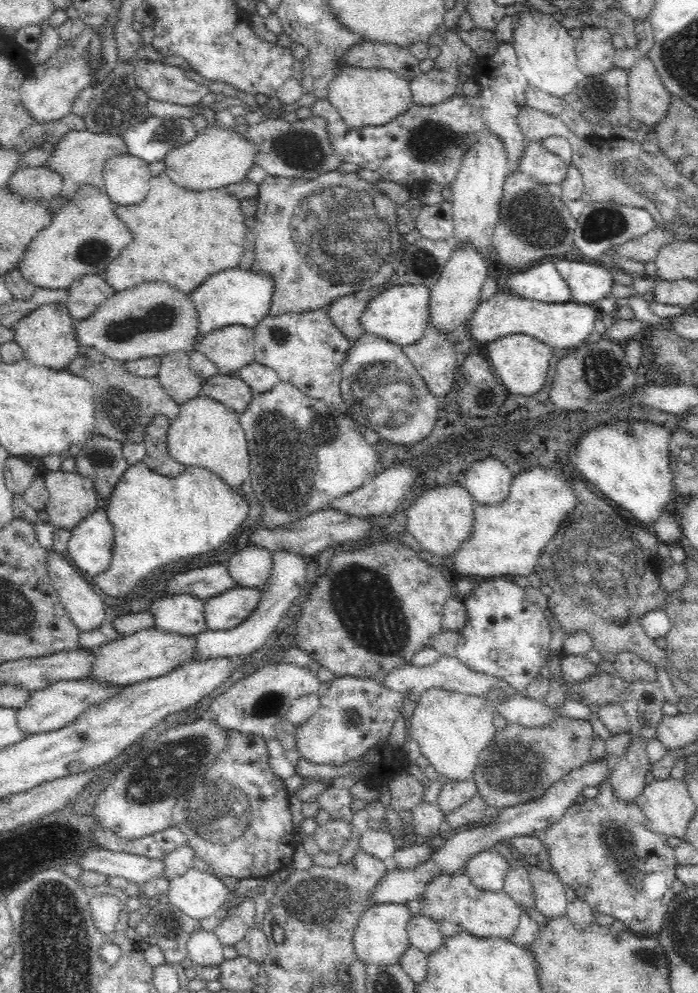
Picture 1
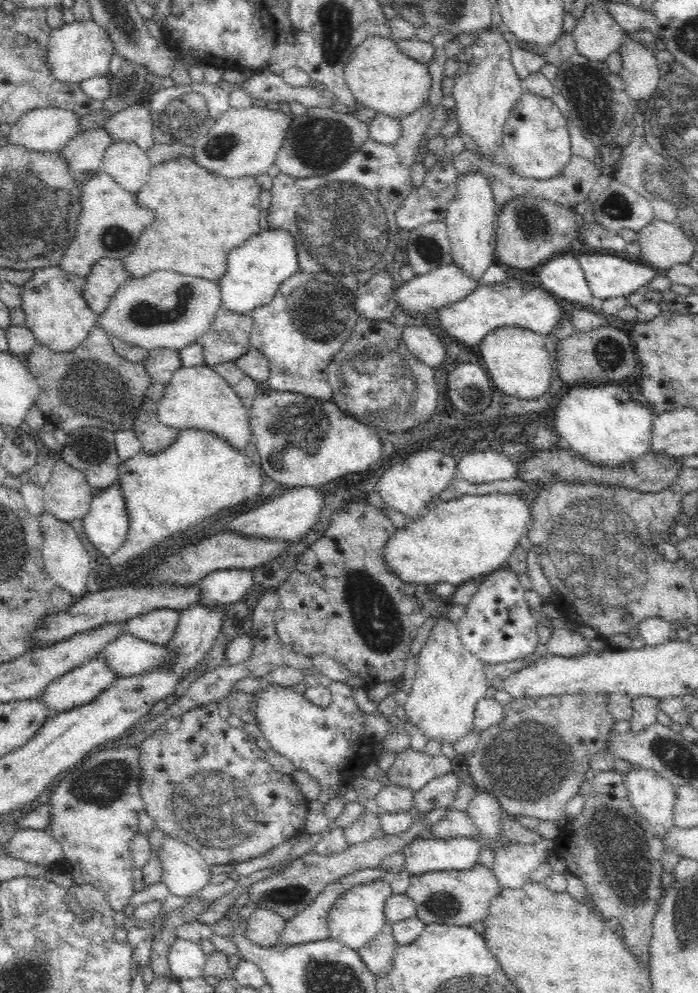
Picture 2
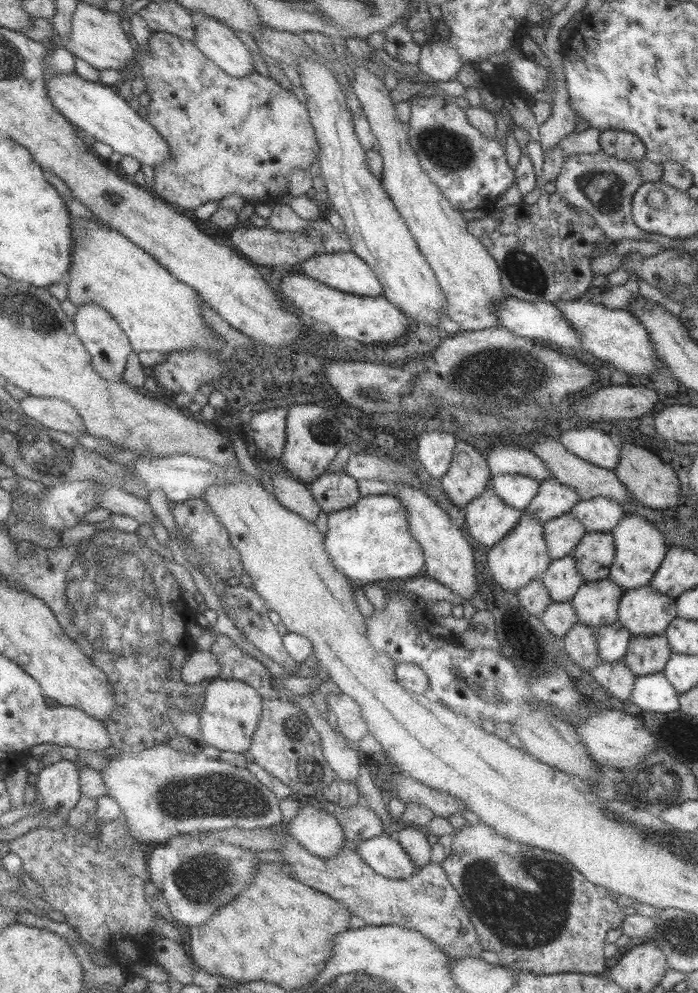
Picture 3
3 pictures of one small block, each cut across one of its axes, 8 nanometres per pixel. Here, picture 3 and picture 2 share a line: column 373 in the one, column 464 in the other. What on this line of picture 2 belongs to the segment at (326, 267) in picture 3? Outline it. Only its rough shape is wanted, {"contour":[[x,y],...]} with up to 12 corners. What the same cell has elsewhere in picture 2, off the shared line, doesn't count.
{"contour":[[456,263],[402,284],[398,306],[421,320],[479,285]]}

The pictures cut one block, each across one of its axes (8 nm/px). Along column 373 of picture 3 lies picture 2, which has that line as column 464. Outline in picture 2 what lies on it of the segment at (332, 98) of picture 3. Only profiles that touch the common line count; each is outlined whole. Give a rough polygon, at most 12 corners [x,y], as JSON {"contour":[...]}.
{"contour":[[486,173],[460,175],[445,220],[452,262],[495,263],[499,206]]}

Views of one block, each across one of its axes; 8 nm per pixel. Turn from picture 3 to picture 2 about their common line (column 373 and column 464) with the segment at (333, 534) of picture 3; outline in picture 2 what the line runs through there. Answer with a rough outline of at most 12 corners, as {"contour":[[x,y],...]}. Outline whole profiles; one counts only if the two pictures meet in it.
{"contour":[[466,494],[388,538],[402,582],[461,585],[505,568],[530,498]]}

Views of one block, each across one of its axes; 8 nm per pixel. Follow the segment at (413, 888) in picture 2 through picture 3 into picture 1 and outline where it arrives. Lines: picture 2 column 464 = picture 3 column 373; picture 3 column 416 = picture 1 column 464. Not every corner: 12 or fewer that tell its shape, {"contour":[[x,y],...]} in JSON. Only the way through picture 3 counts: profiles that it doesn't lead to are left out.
{"contour":[[461,870],[434,876],[421,914],[443,937],[508,939],[521,908]]}

